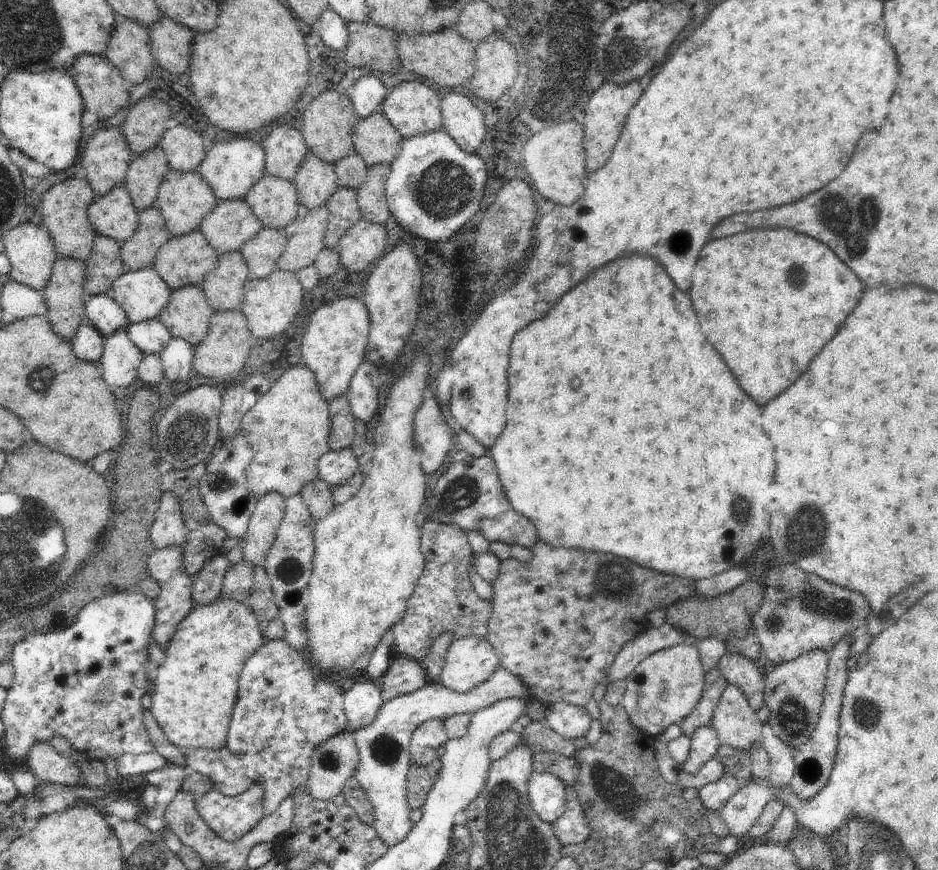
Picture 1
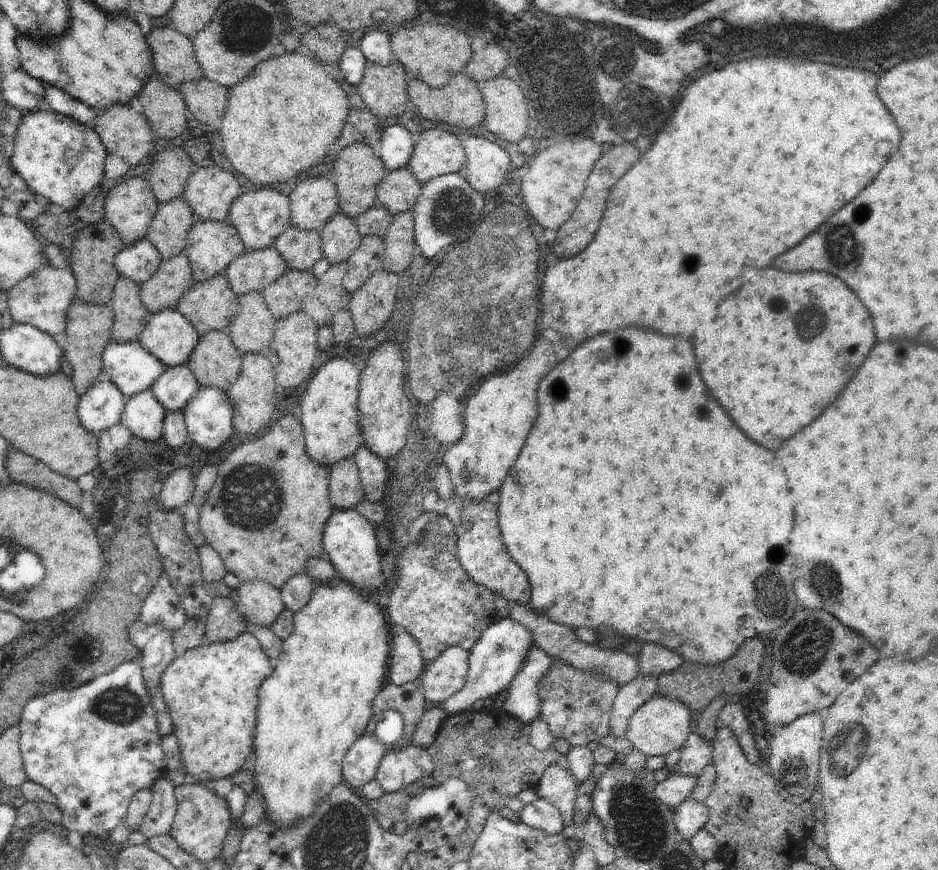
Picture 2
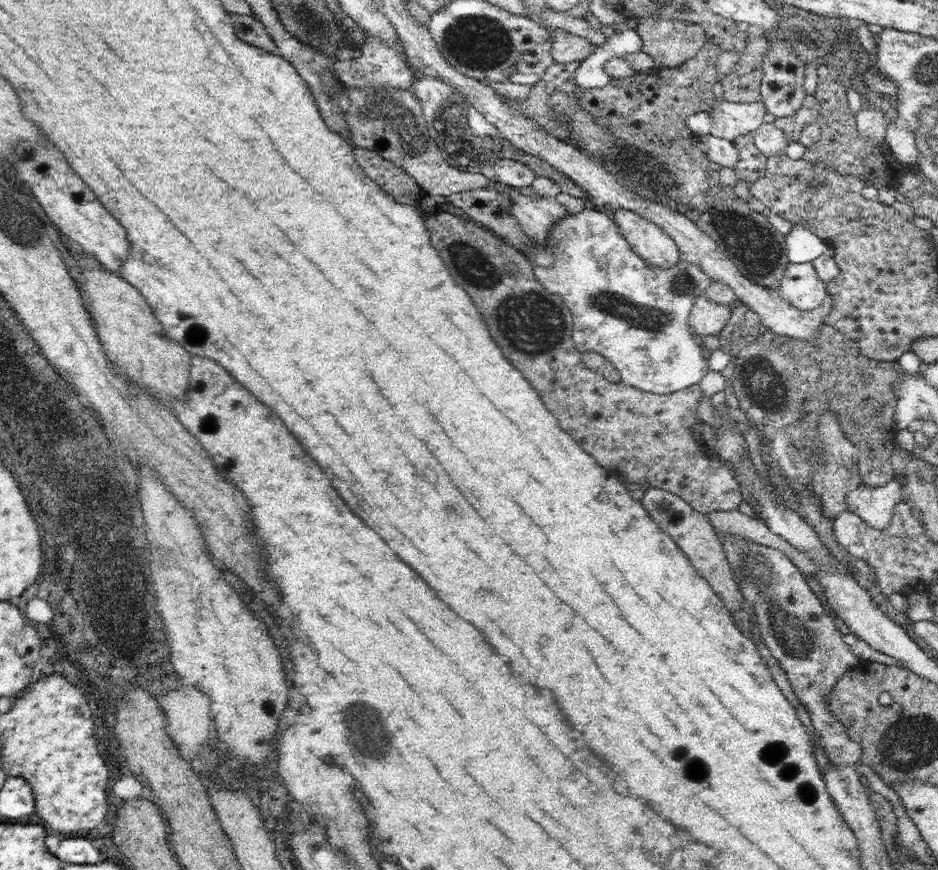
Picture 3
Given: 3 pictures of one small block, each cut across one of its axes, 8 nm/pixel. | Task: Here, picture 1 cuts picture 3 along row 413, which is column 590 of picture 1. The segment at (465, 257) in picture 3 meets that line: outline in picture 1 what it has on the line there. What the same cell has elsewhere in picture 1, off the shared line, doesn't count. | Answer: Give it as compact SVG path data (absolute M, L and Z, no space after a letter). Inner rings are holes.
M541 538L538 539L536 546L531 548L531 550L534 556L532 556L530 562L520 562L513 557L501 562L500 574L498 574L498 580L496 580L496 584L493 586L493 613L489 622L489 634L485 639L494 646L496 656L498 656L498 660L500 660L501 666L506 668L508 672L514 674L514 676L518 676L518 678L528 686L529 698L543 703L546 708L560 701L581 707L588 704L592 698L592 694L594 694L594 690L596 690L596 686L601 682L601 678L606 676L606 672L610 670L610 666L613 666L614 660L616 660L616 656L618 656L622 647L627 642L630 642L636 634L648 627L646 616L653 610L661 608L667 609L668 606L672 606L672 604L676 604L676 602L680 602L680 600L686 600L695 594L697 582L644 568L639 564L630 562L627 558L620 558L620 556L616 556L612 553L602 554L602 552L588 552L588 550L552 548L550 544L542 542Z

